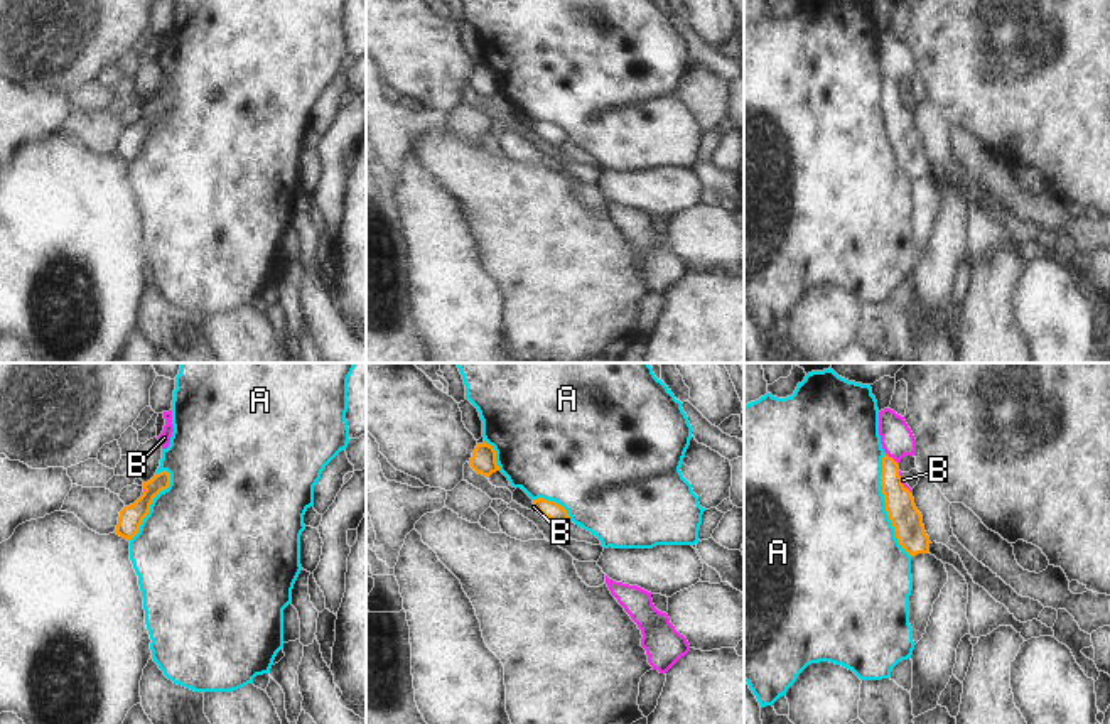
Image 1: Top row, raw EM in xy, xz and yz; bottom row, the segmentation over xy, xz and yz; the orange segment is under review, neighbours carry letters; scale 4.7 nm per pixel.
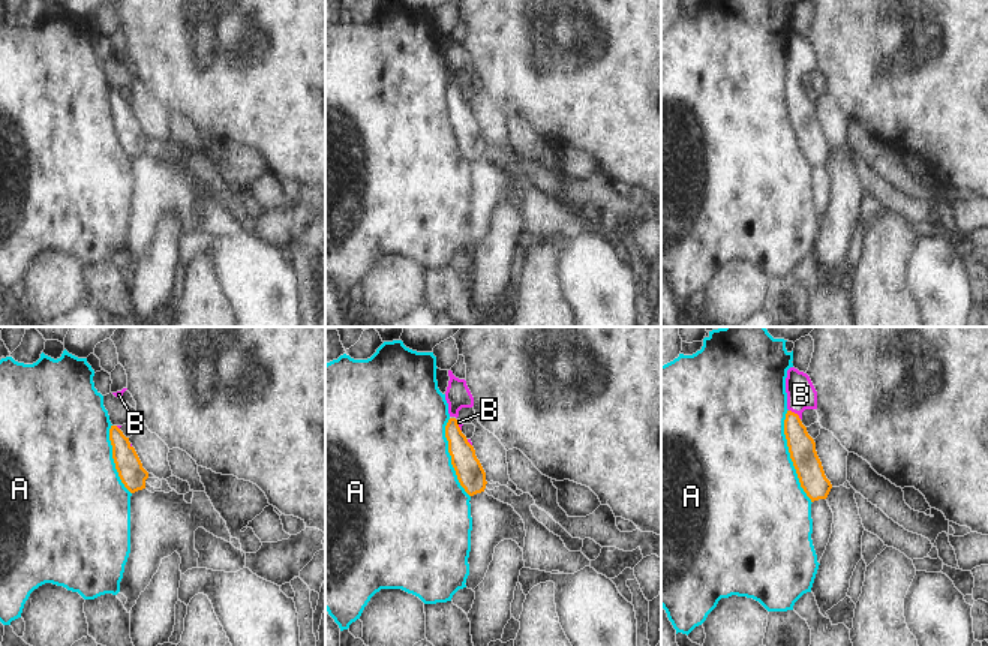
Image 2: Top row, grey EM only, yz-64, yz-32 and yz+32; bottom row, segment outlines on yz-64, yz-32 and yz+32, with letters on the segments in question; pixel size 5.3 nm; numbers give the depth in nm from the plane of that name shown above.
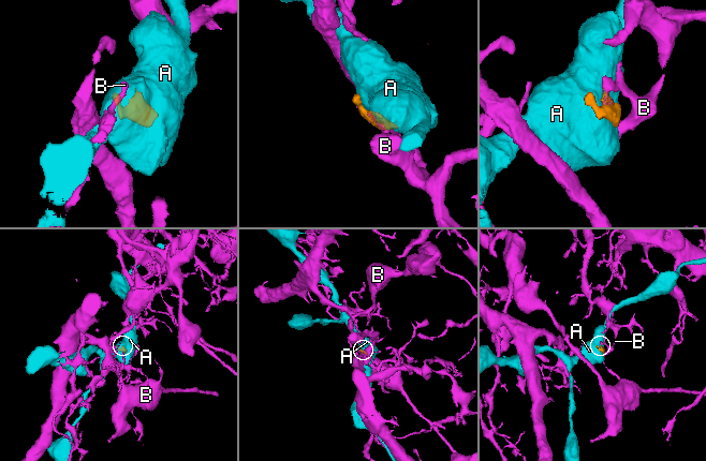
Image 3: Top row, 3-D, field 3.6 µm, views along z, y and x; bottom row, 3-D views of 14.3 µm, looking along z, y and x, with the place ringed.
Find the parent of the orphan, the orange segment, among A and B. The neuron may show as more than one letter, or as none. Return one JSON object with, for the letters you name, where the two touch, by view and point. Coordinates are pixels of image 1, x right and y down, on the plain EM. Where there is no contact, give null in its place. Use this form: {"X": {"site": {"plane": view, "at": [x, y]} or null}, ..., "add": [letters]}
{"B": {"site": {"plane": "yz", "at": [891, 80]}}, "add": ["B"]}

